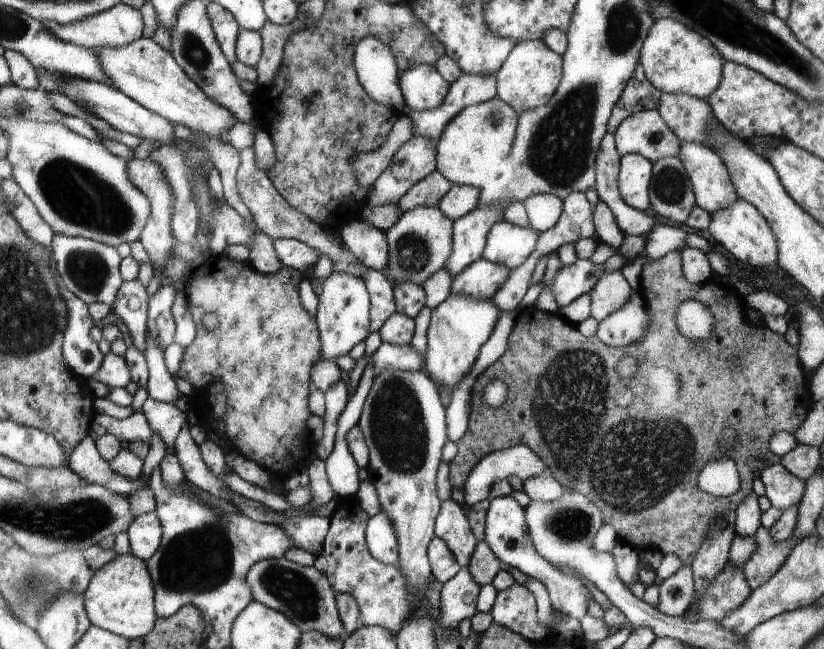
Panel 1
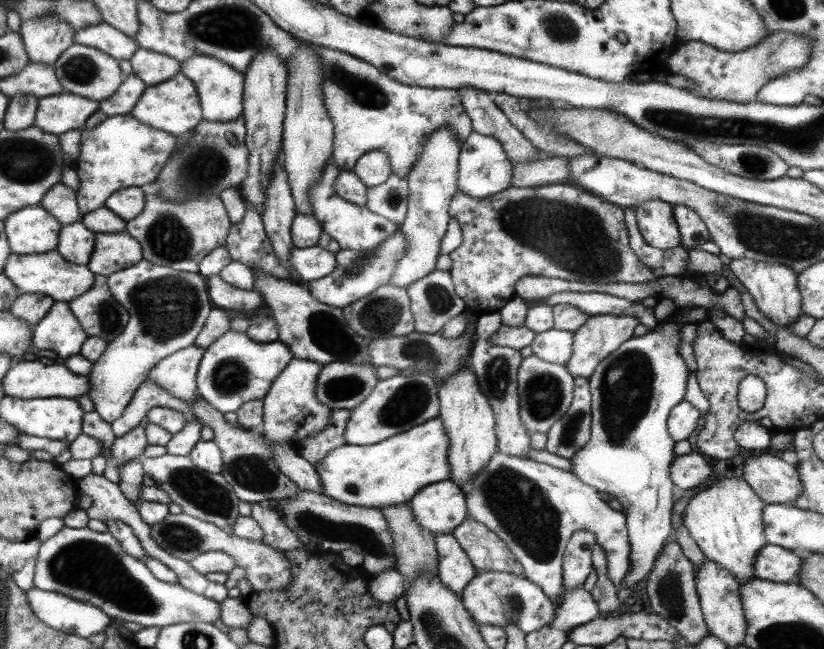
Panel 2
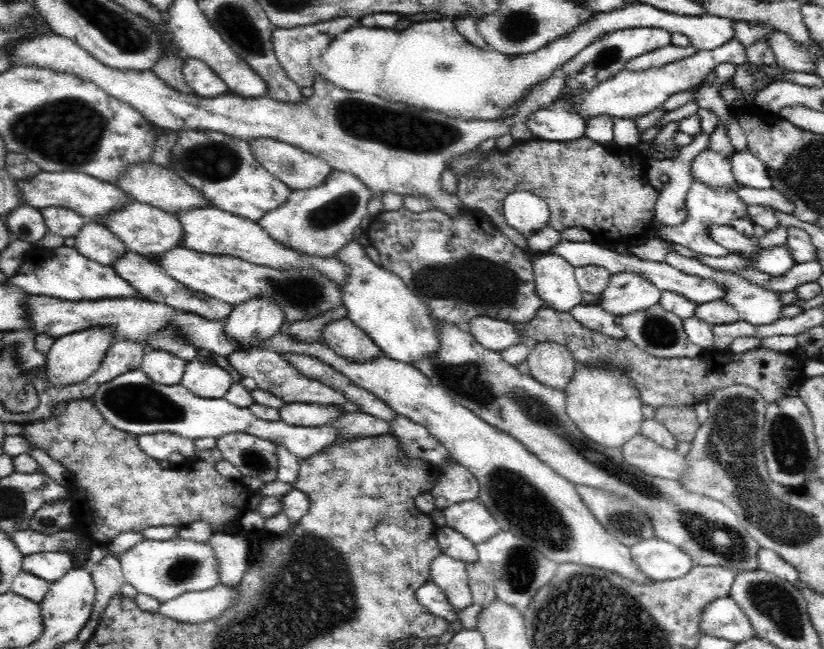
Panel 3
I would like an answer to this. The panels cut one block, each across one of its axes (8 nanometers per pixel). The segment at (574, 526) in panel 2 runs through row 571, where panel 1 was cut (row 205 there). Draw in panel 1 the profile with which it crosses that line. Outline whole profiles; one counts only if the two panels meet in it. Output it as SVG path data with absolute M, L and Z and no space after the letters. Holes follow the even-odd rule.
M605 134L595 158L595 192L601 202L613 212L617 226L625 236L649 236L659 224L653 216L631 208L619 194L619 152L615 148L615 136ZM533 194L521 204L525 206L529 228L537 230L539 234L551 230L563 212L563 200L553 194Z

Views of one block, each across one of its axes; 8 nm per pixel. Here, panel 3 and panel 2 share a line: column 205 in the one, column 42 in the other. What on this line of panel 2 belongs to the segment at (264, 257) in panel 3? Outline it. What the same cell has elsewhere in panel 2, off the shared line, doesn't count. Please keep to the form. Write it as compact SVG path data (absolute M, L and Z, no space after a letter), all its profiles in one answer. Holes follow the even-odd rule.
M25 206L3 220L11 254L45 254L57 250L61 222L53 218L45 208Z

